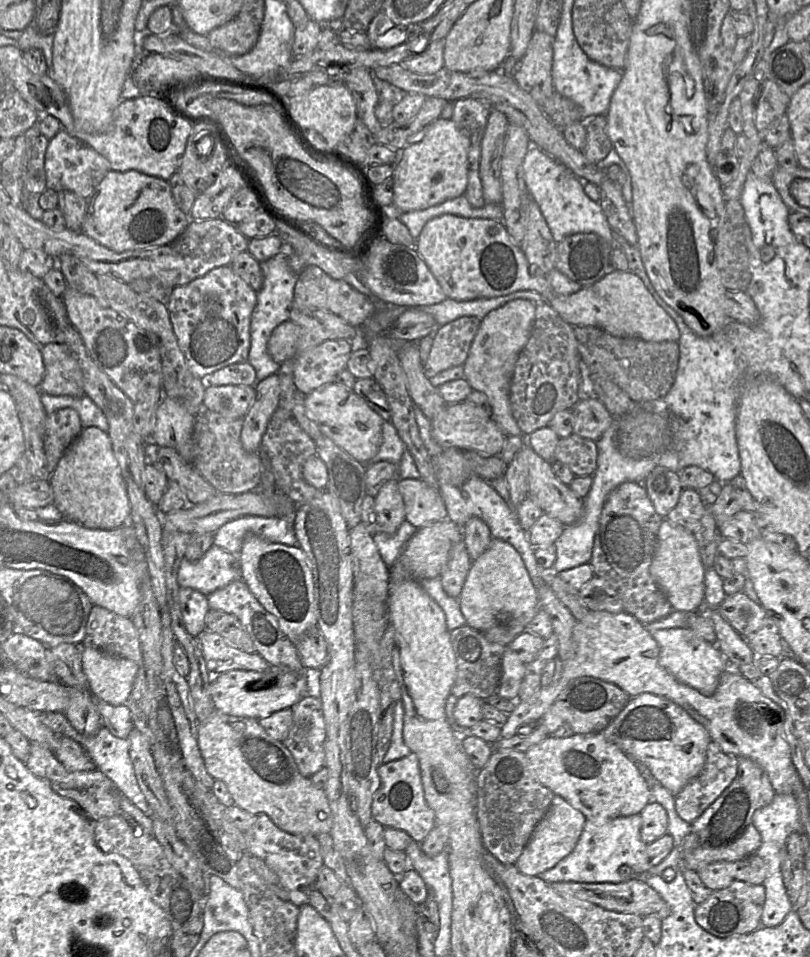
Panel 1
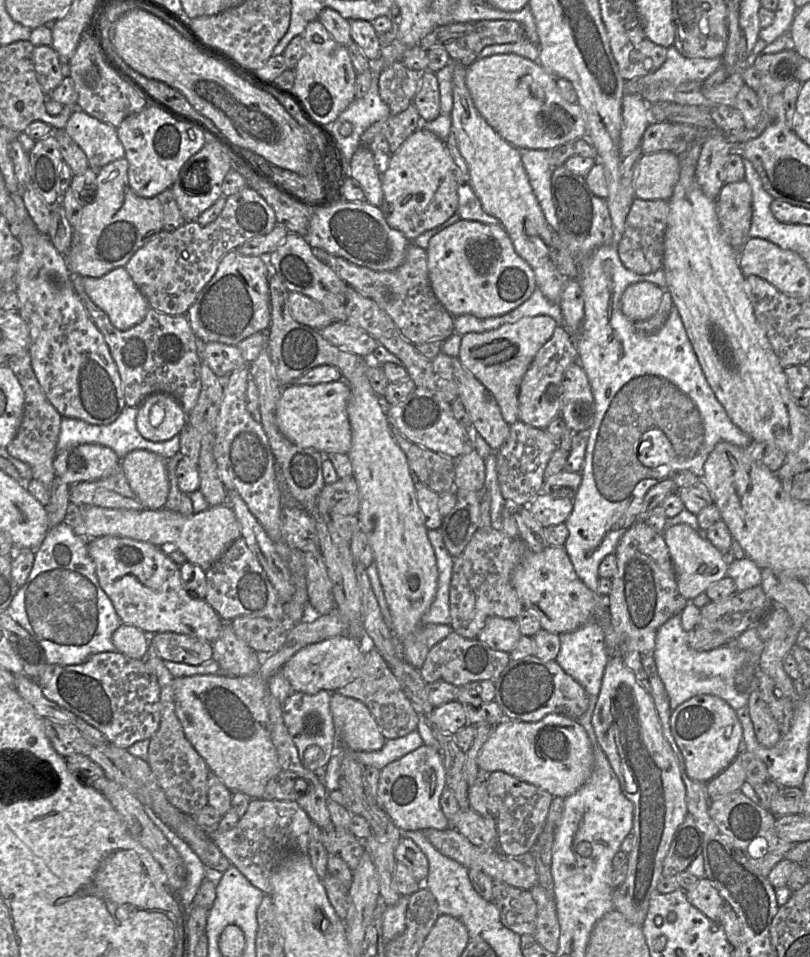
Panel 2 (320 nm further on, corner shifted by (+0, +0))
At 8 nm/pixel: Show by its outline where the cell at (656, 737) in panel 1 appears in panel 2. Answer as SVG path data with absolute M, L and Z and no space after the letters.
M697 695L679 705L671 714L670 728L684 756L687 775L695 781L710 781L725 770L742 750L743 728L737 712L714 695Z

